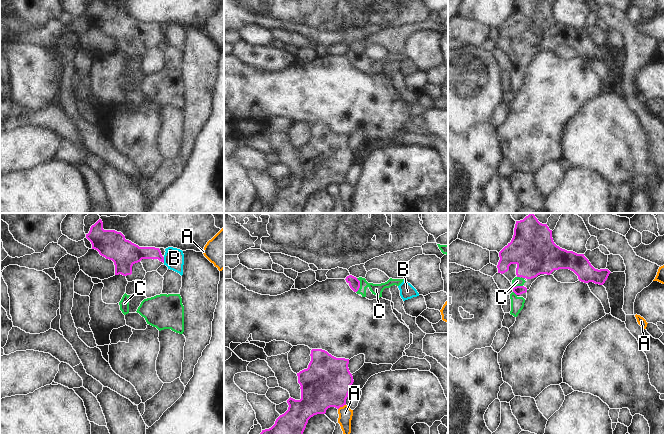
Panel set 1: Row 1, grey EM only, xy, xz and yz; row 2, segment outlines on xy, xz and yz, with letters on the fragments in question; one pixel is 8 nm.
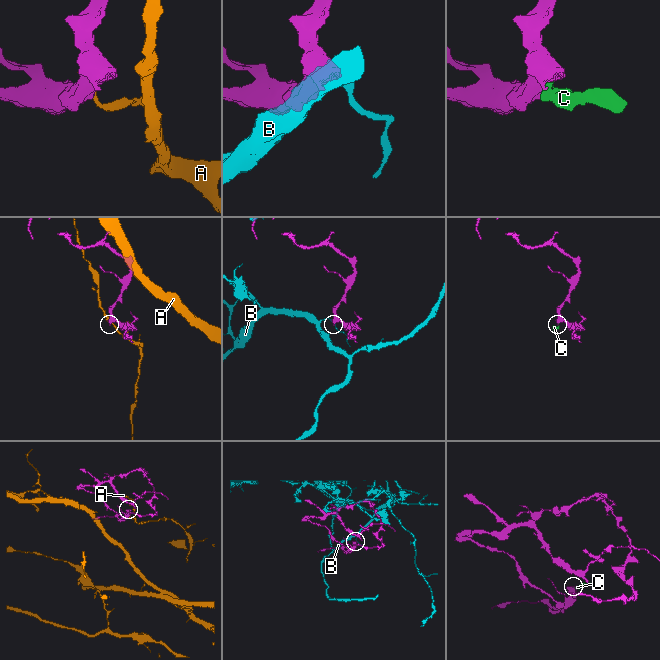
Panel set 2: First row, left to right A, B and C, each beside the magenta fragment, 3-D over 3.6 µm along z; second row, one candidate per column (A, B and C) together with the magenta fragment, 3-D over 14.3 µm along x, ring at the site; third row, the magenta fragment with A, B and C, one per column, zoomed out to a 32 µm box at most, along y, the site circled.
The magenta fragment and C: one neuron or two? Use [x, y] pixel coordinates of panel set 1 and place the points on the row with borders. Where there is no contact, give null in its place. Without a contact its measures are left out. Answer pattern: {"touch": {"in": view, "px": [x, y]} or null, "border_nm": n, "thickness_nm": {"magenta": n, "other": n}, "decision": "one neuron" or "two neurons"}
{"touch": {"in": "xz", "px": [359, 285]}, "border_nm": 120, "thickness_nm": {"magenta": 90, "other": 90}, "decision": "one neuron"}

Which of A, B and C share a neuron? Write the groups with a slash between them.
A / B / C

